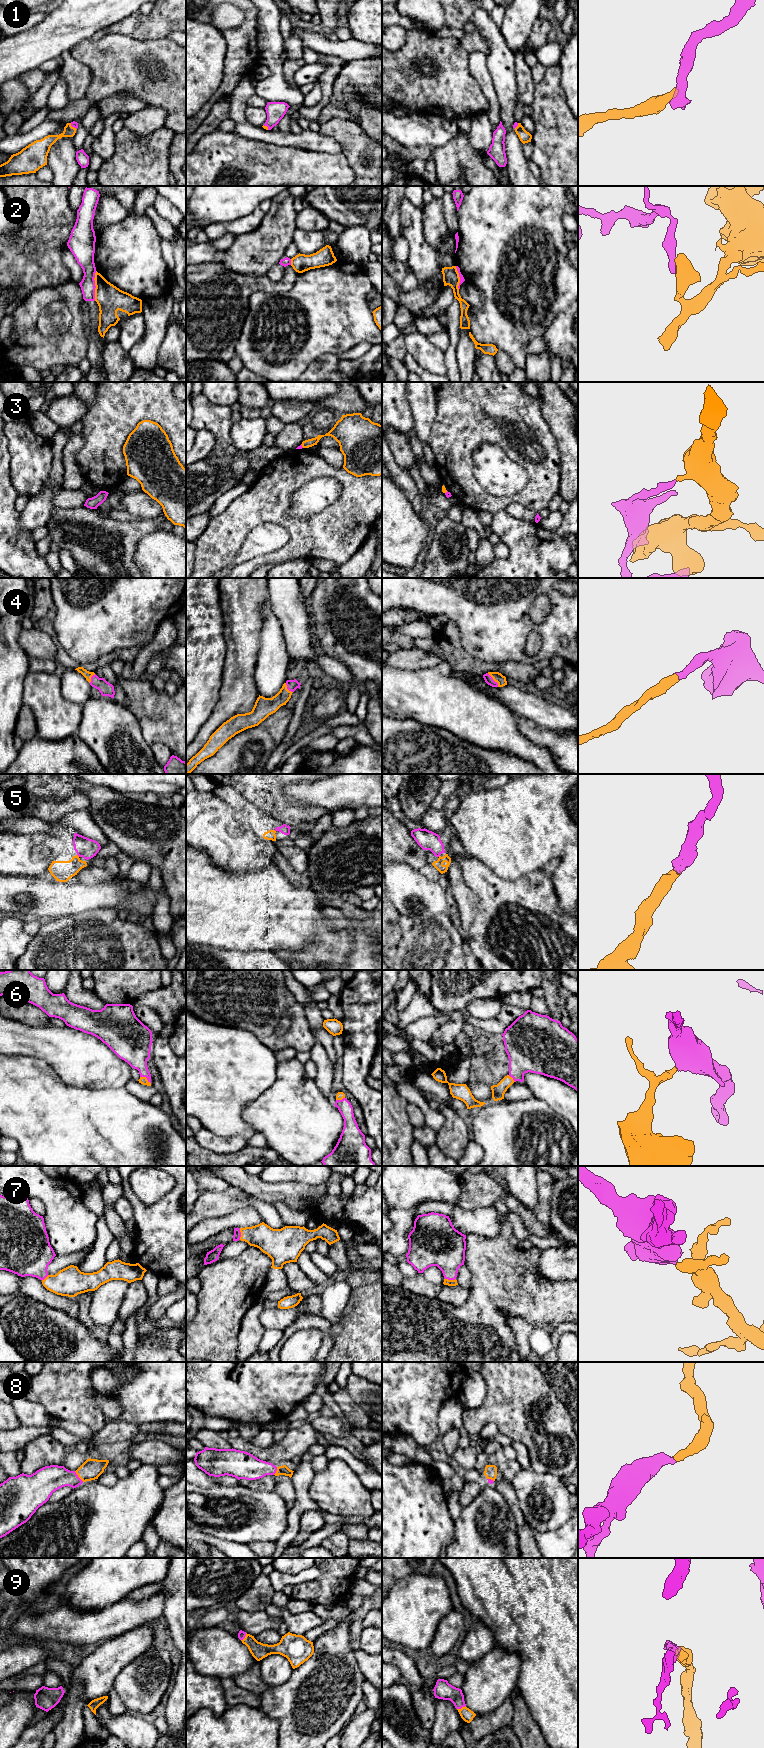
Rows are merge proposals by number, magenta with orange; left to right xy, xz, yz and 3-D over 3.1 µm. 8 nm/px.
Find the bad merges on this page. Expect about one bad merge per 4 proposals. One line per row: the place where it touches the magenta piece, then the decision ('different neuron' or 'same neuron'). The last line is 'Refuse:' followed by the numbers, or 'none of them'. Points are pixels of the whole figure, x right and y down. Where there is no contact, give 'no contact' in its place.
1: xy (73, 126) | same neuron
2: xy (95, 286) | different neuron
3: xz (301, 446) | different neuron
4: yz (493, 680) | same neuron
5: xy (78, 855) | same neuron
6: xy (146, 1077) | same neuron
7: xz (240, 1234) | same neuron
8: xy (77, 1476) | same neuron
9: yz (461, 1707) | same neuron
Refuse: 2, 3

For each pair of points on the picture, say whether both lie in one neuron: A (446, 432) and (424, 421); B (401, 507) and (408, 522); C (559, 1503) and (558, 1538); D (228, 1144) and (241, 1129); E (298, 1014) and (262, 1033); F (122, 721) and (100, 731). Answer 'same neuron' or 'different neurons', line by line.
A: different neurons
B: same neuron
C: different neurons
D: different neurons
E: same neuron
F: same neuron

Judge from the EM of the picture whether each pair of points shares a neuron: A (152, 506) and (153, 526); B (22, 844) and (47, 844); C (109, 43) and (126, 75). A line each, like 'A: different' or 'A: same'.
A: different
B: same
C: same

